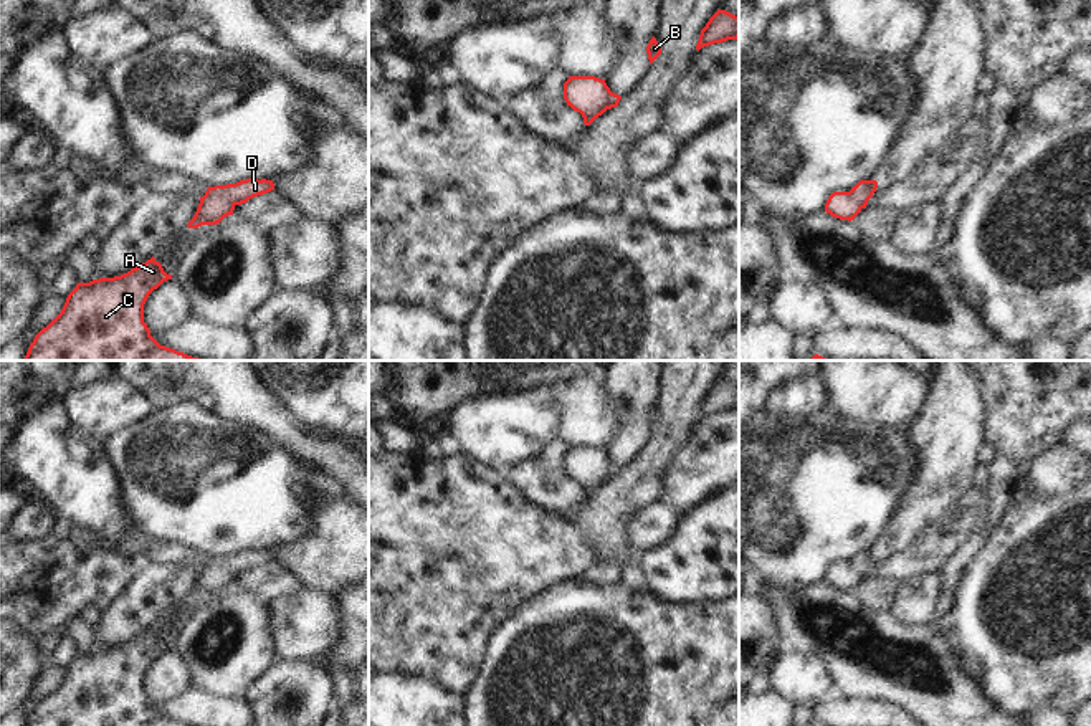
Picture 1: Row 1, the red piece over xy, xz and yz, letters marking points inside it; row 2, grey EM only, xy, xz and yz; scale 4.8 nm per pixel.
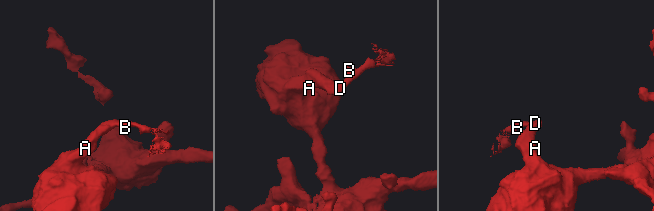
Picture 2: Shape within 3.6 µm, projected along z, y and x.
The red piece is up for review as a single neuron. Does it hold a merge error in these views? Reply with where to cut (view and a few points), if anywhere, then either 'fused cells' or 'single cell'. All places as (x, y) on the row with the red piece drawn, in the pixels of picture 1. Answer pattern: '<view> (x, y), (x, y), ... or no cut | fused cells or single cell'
no cut | single cell

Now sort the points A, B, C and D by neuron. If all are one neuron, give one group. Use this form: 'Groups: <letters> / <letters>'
Groups: A B C D.

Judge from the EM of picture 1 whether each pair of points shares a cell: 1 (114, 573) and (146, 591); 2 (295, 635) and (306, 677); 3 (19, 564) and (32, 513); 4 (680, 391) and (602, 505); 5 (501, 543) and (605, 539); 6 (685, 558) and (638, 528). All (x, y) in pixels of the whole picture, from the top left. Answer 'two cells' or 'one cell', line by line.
1: two cells
2: two cells
3: two cells
4: one cell
5: two cells
6: two cells

